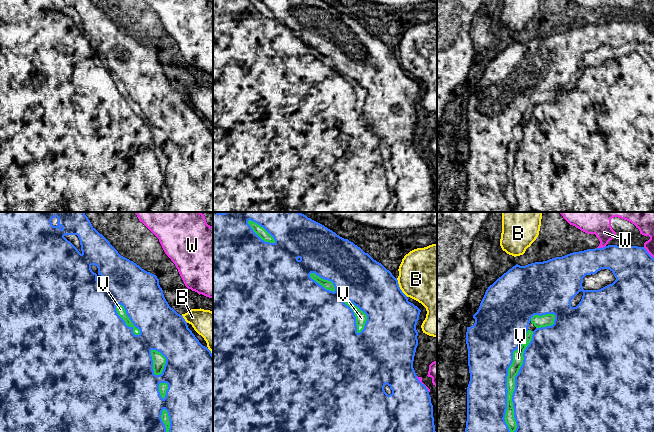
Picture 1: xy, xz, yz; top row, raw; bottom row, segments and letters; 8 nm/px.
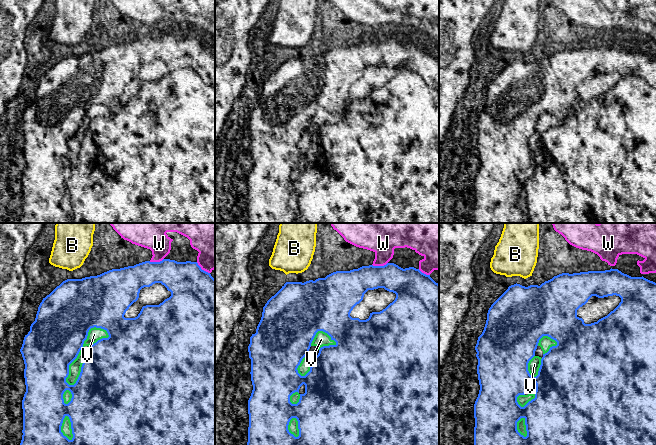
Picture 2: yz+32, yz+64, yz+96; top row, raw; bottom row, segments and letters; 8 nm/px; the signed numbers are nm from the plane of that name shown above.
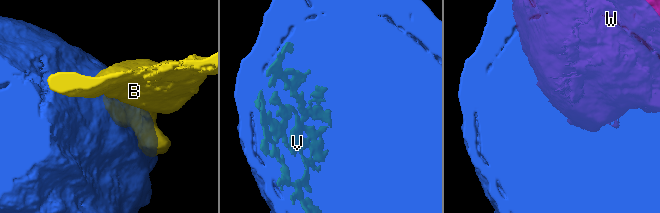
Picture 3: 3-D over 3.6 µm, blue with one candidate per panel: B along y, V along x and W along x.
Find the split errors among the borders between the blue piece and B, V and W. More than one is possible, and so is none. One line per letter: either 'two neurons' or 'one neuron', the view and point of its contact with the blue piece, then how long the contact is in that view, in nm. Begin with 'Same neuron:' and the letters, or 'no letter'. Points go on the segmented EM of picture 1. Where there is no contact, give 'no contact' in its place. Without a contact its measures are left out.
Same neuron: V
B: two neurons; contact xz (399, 287); length 180 nm
V: one neuron; contact yz (515, 381); length 800 nm
W: two neurons; contact yz (601, 248); length 80 nm

